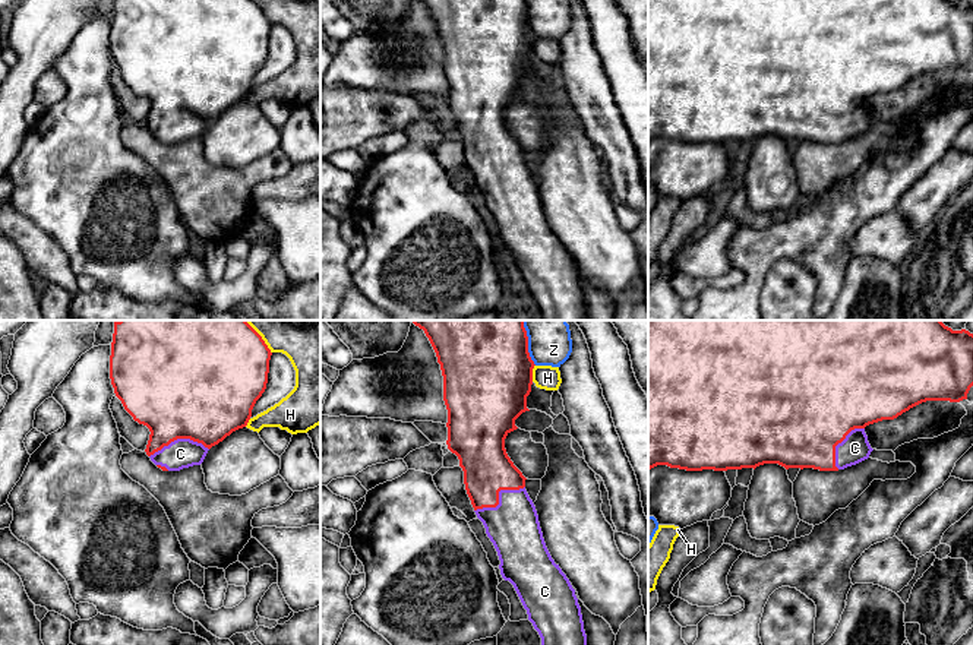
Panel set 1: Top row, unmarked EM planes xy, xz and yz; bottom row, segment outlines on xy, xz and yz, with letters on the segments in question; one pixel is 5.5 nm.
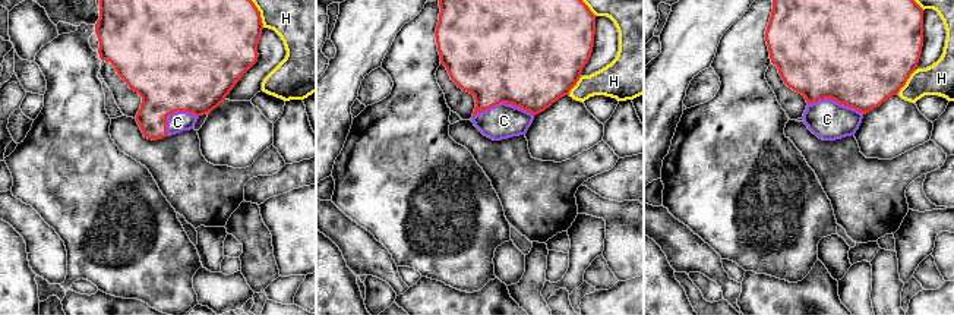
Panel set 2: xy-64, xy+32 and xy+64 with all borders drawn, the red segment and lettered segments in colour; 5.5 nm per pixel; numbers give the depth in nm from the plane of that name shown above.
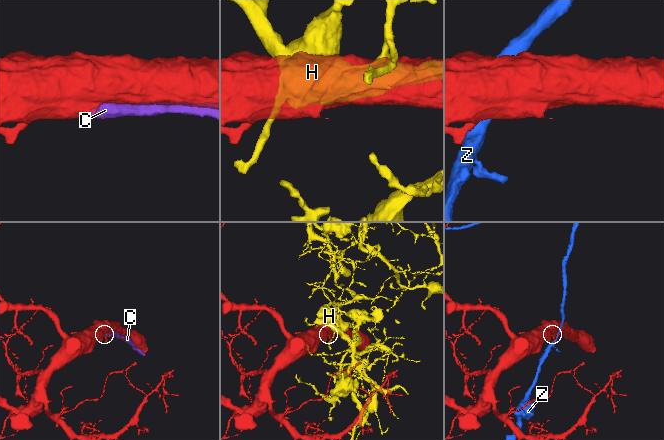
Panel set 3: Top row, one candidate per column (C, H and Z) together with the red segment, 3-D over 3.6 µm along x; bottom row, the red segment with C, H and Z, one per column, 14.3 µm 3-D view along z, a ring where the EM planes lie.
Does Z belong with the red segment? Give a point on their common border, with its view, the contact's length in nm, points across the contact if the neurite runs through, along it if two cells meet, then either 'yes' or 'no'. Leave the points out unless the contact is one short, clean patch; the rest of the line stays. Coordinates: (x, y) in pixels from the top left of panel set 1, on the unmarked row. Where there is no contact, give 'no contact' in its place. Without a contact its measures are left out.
meets red in xz at (527, 19); contact 220 nm long; no

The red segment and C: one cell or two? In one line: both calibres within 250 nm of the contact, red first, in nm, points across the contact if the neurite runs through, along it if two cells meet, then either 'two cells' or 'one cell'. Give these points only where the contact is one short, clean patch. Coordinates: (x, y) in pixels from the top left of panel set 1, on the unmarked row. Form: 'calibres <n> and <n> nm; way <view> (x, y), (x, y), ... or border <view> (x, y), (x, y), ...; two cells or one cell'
calibres 260 and 280 nm; one cell

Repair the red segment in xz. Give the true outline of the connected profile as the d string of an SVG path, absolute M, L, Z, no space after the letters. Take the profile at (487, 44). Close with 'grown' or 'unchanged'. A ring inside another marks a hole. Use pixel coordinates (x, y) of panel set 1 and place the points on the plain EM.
M420 0L429 10L443 48L443 73L448 82L448 121L459 132L464 156L477 190L493 215L500 237L500 247L509 253L528 293L541 310L541 320L587 320L587 307L581 279L569 252L552 231L538 195L533 173L525 162L525 149L514 137L505 121L506 108L516 102L515 92L527 80L531 64L534 34L528 25L525 0Z; grown

